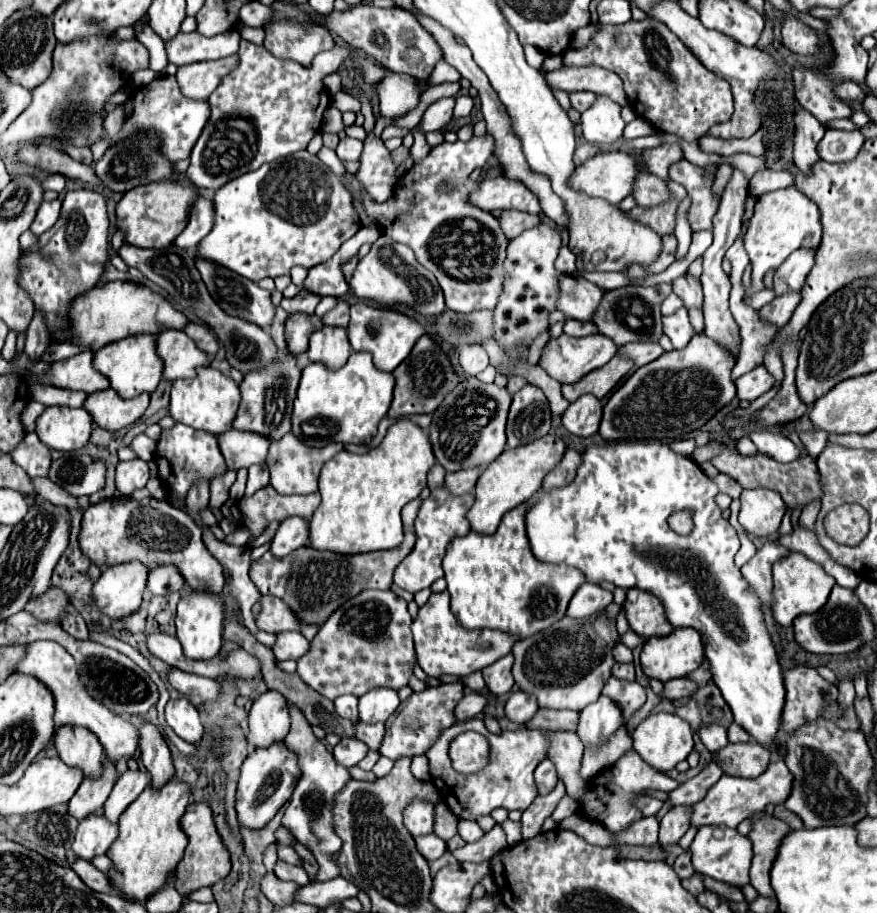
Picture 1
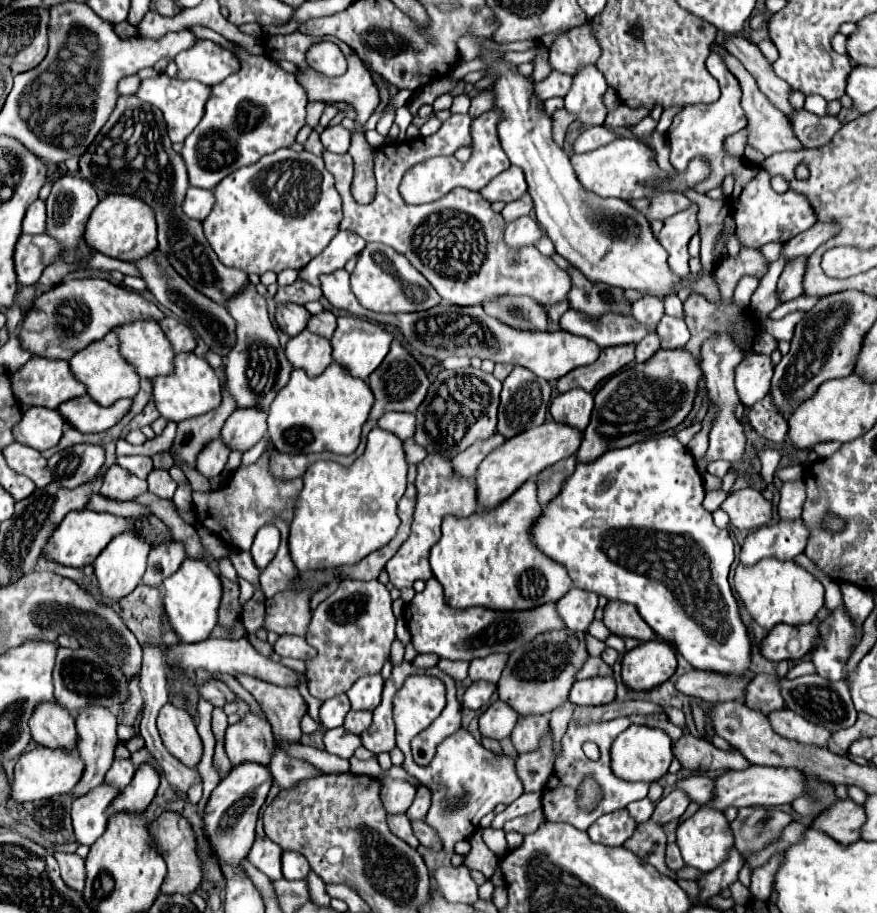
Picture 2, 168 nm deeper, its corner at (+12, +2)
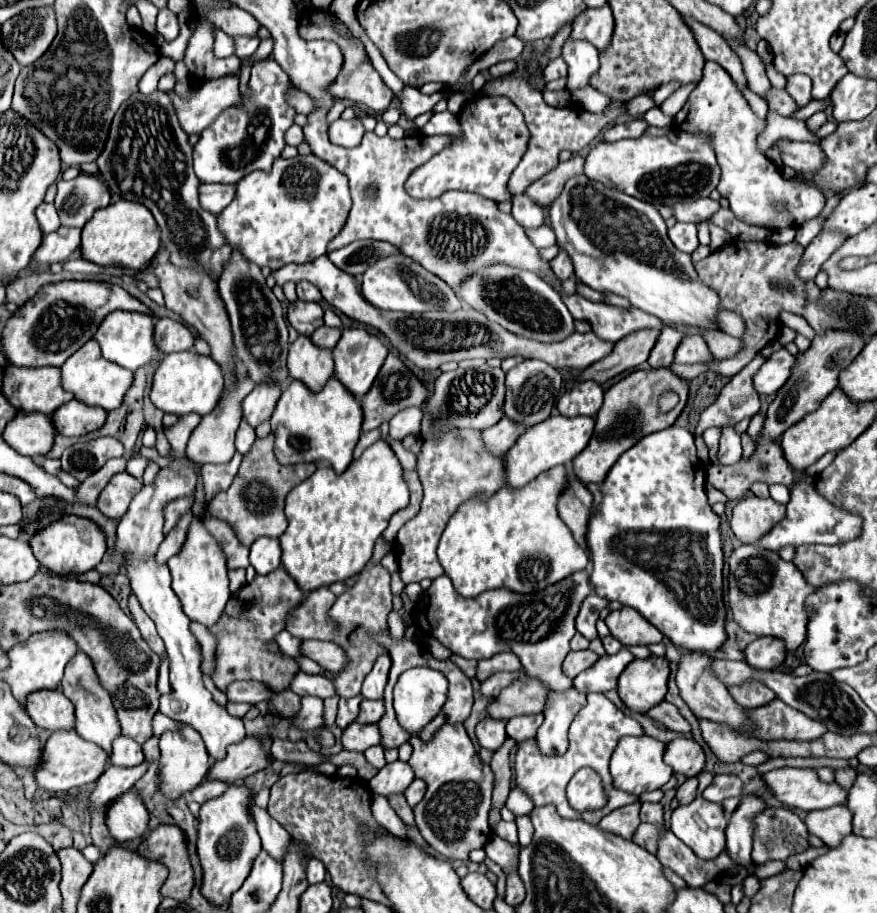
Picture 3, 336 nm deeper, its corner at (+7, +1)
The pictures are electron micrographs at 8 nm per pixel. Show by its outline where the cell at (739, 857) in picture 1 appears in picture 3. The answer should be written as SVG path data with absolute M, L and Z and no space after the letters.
M702 796L688 806L678 806L670 818L670 830L704 860L716 858L726 848L726 824L722 806Z

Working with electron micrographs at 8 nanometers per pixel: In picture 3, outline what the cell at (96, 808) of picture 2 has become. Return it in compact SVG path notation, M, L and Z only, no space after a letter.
M142 762L140 766L124 768L124 766L108 766L106 772L98 778L96 788L92 792L92 804L102 806L116 800L120 794L128 792L148 770L148 762Z

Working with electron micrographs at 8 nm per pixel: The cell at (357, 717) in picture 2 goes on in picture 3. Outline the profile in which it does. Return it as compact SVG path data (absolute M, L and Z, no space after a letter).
M362 700L360 704L360 714L358 714L358 722L360 724L372 724L378 722L384 714L384 702L382 700Z

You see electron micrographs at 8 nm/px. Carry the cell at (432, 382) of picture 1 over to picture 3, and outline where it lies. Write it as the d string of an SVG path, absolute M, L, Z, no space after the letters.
M388 354L384 366L380 368L380 374L376 376L376 382L372 384L372 390L368 390L368 394L364 394L362 402L362 412L364 412L364 420L362 420L362 430L374 430L380 428L382 422L388 422L398 410L408 408L408 406L422 406L422 402L428 398L428 390L420 384L420 380L404 366L404 362L394 356Z

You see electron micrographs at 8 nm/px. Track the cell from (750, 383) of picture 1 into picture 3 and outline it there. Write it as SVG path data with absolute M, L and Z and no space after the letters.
M786 348L774 352L754 376L756 392L758 394L778 392L784 386L784 382L790 378L794 364L796 364L796 356L792 356Z

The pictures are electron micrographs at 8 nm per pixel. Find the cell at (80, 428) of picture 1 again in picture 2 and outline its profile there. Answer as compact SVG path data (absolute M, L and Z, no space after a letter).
M31 407L15 427L15 441L31 445L37 451L51 449L63 435L65 419L57 409Z

